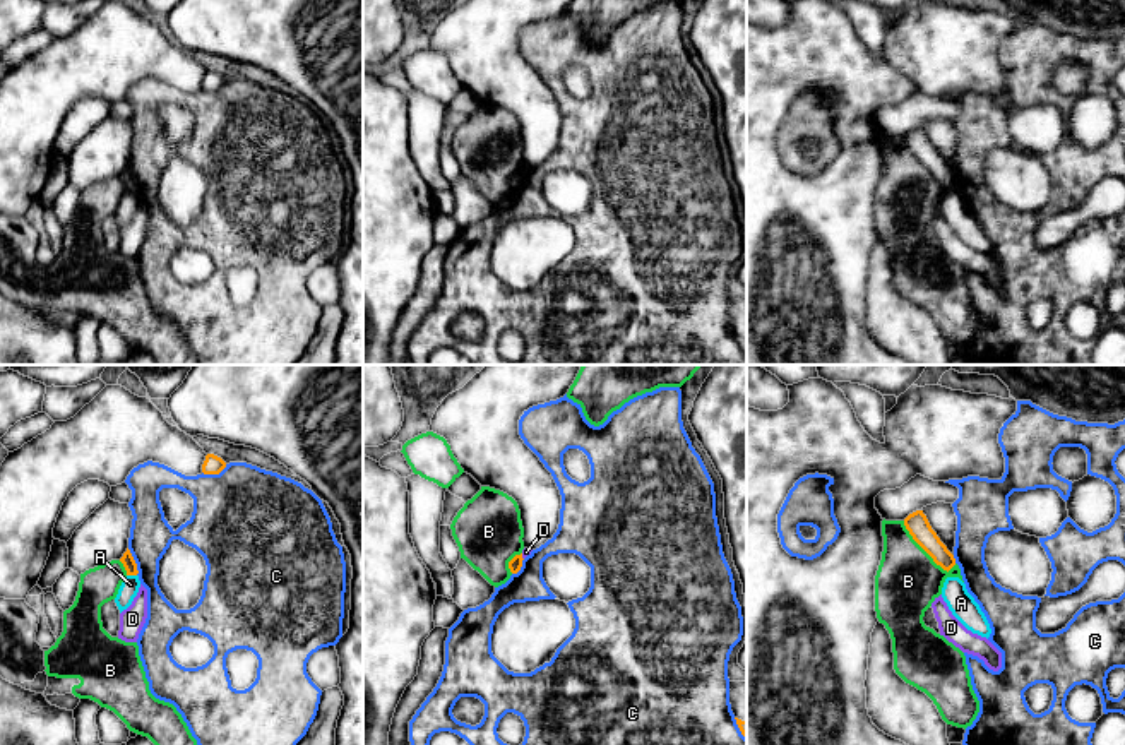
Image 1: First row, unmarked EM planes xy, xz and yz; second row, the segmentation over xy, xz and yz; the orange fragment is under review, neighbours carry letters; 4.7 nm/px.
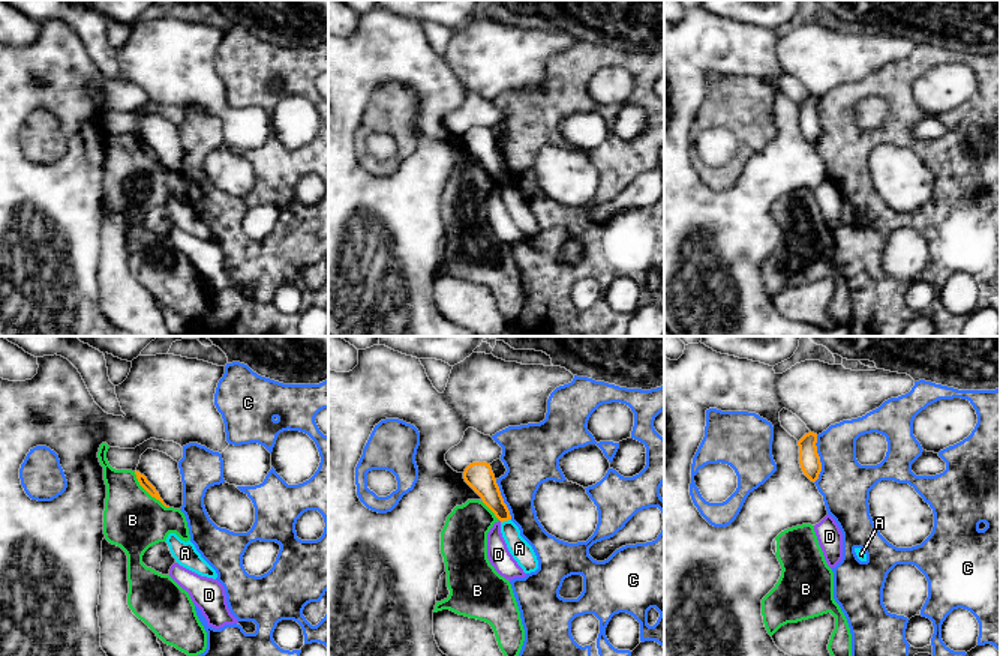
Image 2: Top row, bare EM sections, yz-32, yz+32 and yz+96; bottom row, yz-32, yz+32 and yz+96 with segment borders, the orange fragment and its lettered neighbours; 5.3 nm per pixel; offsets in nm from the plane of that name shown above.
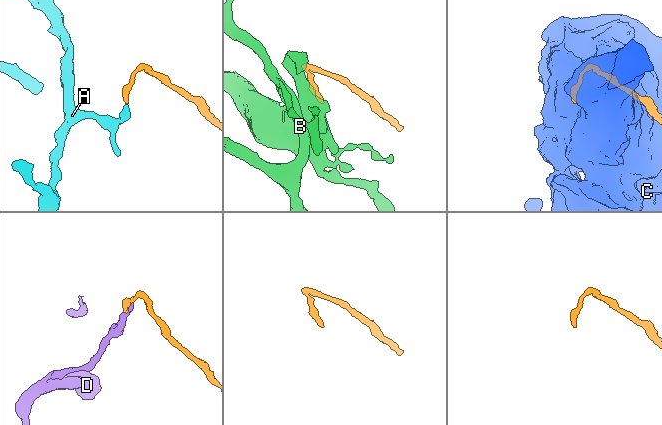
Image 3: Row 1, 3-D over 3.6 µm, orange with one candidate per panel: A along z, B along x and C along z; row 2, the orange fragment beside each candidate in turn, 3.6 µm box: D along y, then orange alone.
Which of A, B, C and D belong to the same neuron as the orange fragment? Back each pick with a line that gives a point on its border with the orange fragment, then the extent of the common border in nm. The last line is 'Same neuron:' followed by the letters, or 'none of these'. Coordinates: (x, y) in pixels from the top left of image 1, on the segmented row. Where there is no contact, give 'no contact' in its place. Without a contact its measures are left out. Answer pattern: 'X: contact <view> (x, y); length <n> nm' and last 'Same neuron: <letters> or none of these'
Same neuron: none of these

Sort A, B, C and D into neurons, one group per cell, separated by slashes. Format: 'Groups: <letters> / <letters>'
Groups: A / B / C / D

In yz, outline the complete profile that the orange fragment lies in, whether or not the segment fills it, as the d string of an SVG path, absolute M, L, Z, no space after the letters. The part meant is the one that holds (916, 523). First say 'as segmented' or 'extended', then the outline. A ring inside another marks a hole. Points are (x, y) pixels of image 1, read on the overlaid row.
as segmented; M916 510L904 519L904 526L913 539L933 558L943 570L950 570L955 565L954 555L940 541L937 533L932 529L923 510Z

